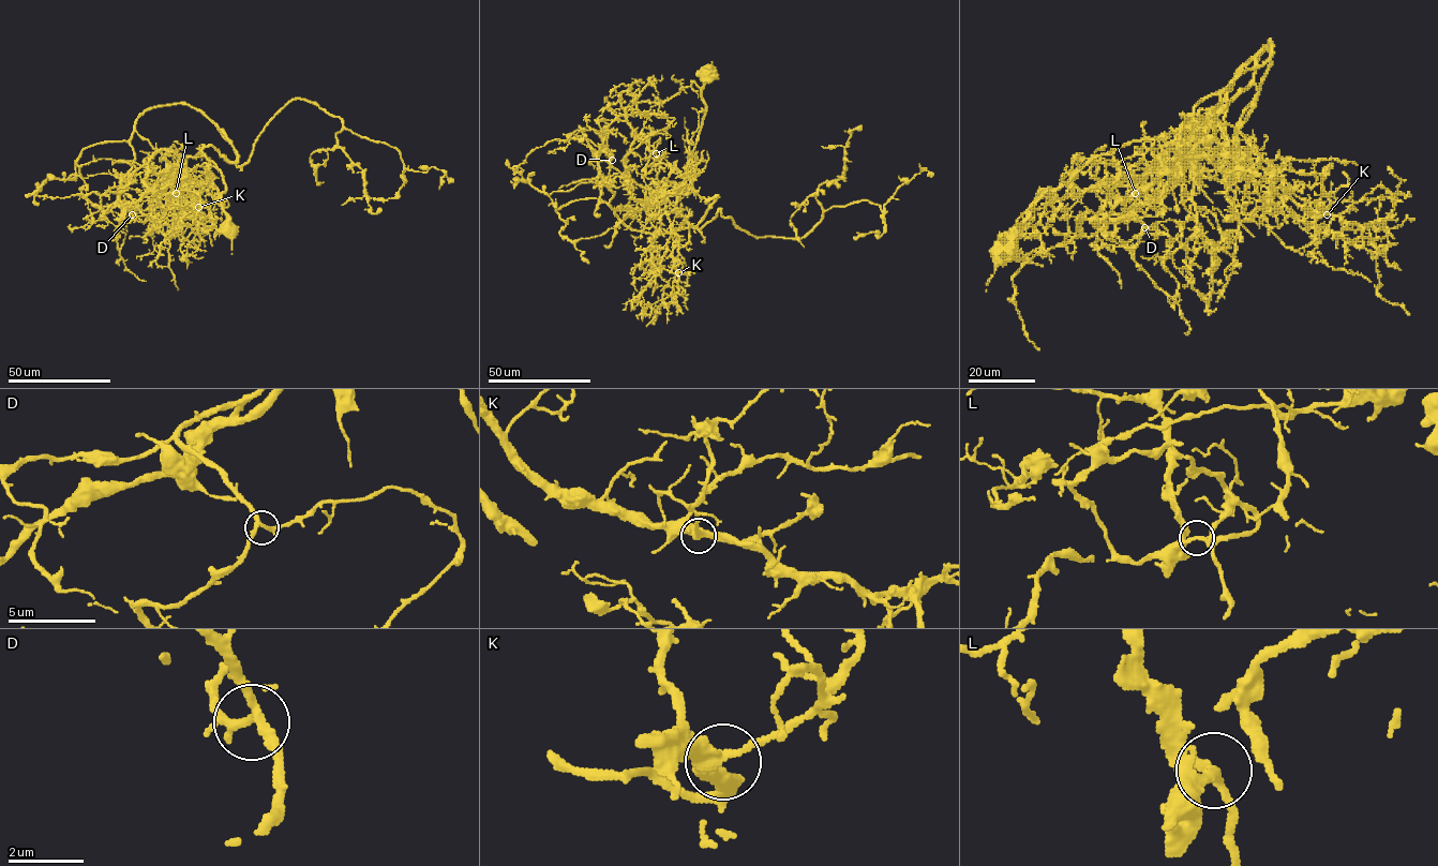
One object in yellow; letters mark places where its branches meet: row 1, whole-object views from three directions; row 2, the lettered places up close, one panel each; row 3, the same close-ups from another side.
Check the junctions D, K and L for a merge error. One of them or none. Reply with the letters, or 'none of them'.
L

